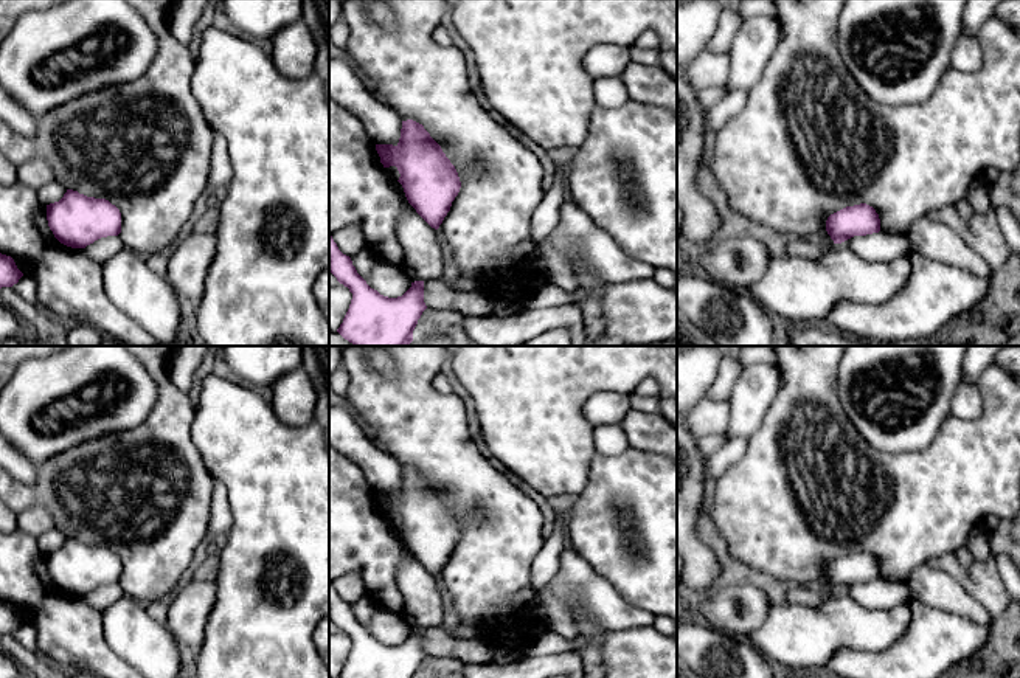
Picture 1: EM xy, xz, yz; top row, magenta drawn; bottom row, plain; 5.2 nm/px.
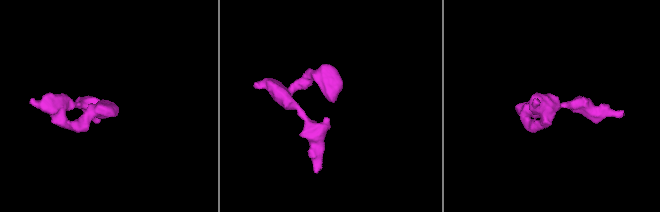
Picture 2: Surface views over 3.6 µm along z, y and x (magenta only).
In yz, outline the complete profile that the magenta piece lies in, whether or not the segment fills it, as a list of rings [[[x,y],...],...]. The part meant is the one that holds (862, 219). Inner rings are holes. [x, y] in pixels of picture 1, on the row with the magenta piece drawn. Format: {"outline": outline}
{"outline": [[[866,203],[846,206],[827,217],[826,231],[834,244],[841,244],[854,236],[879,233],[880,219],[876,209]]]}

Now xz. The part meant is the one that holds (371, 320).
{"outline": [[[329,234],[329,272],[349,289],[352,299],[337,332],[354,346],[410,346],[413,330],[427,309],[424,281],[397,298],[371,289]]]}

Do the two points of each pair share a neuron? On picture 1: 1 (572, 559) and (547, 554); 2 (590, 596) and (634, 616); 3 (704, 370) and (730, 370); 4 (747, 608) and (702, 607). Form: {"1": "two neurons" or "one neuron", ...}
{"1": "two neurons", "2": "one neuron", "3": "two neurons", "4": "one neuron"}

